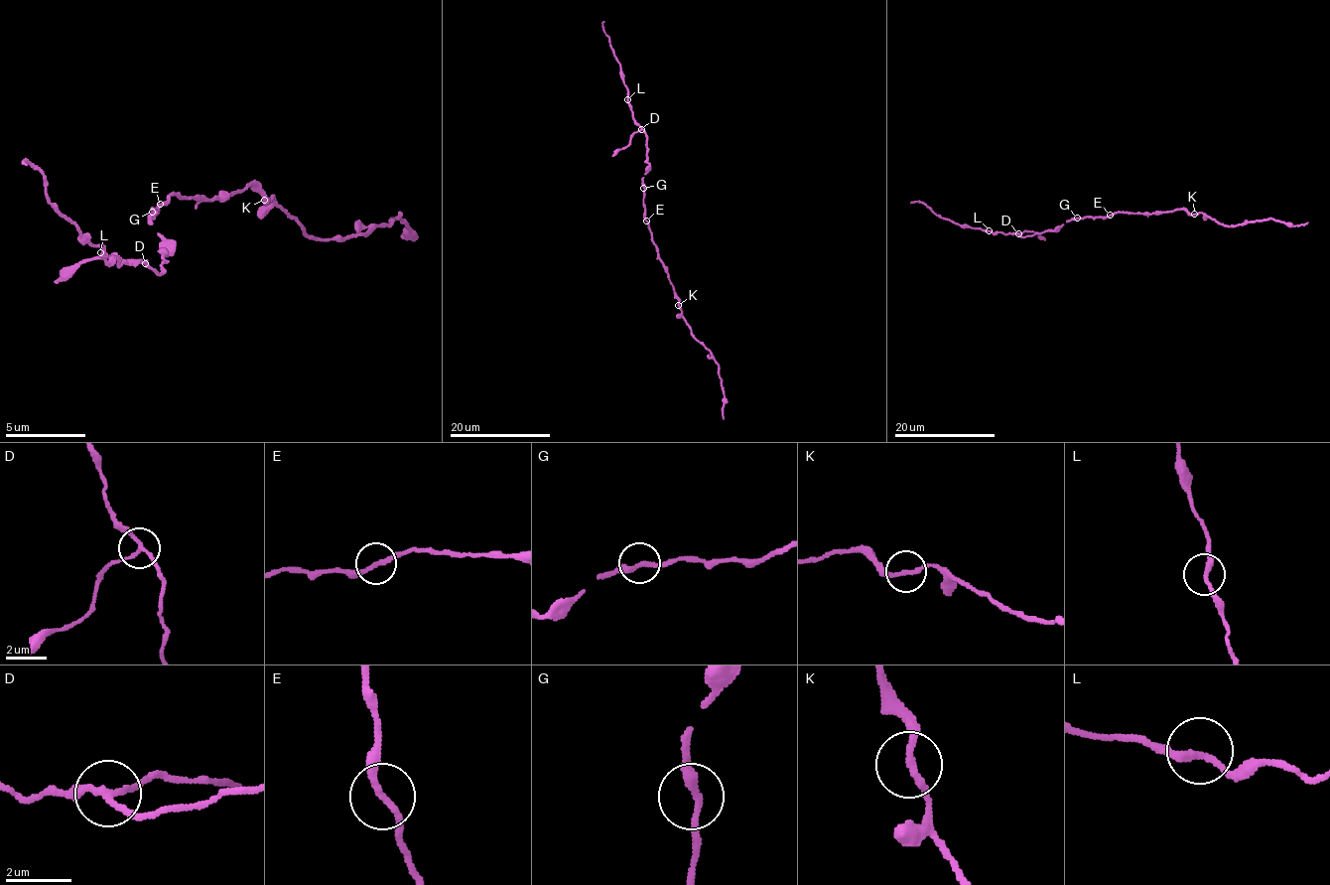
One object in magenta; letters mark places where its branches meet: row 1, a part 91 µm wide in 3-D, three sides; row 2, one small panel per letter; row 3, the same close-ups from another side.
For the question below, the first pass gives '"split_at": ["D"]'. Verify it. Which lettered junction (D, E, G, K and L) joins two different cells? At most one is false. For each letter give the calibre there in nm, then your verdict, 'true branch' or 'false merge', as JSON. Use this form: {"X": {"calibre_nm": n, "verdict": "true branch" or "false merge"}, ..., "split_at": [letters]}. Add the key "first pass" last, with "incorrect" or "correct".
{"D": {"calibre_nm": 180, "verdict": "false merge"}, "E": {"calibre_nm": 200, "verdict": "true branch"}, "G": {"calibre_nm": 240, "verdict": "true branch"}, "K": {"calibre_nm": 200, "verdict": "true branch"}, "L": {"calibre_nm": 240, "verdict": "true branch"}, "split_at": ["D"], "first pass": "correct"}

